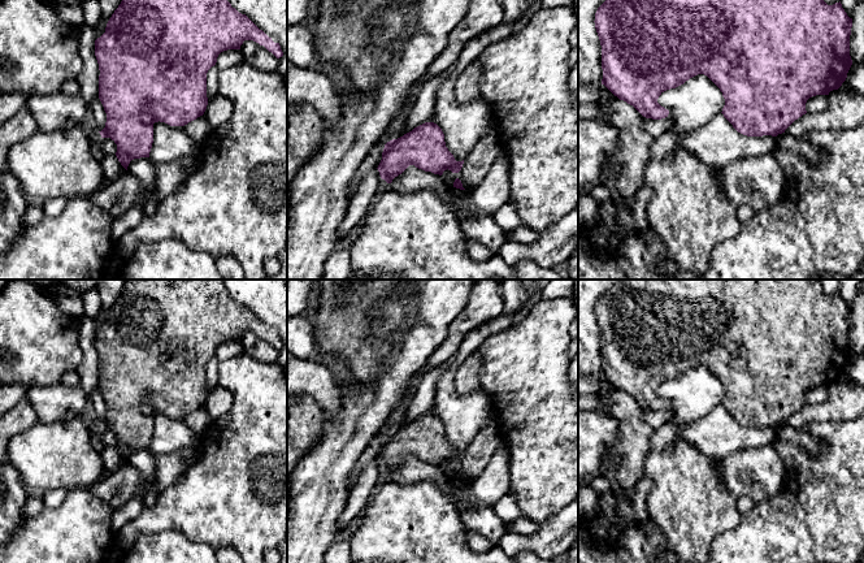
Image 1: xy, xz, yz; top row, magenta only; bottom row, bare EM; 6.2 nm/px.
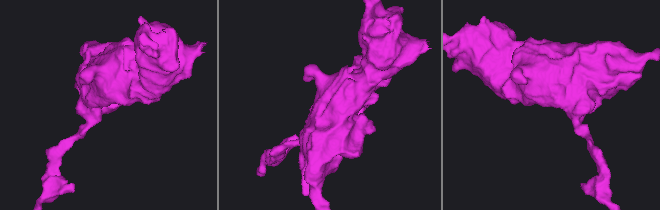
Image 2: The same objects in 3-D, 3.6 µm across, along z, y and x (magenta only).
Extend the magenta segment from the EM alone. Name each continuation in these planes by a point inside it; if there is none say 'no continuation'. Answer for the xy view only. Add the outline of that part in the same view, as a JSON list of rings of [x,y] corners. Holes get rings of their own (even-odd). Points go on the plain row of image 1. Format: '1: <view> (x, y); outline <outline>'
no continuation

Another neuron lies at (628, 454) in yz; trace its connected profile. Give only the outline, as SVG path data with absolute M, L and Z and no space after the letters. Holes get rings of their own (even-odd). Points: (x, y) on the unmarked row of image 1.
M624 391L596 393L603 400L602 412L618 424L618 439L608 449L615 471L615 490L629 493L643 475L643 463L651 450L654 428L644 419L644 410Z

